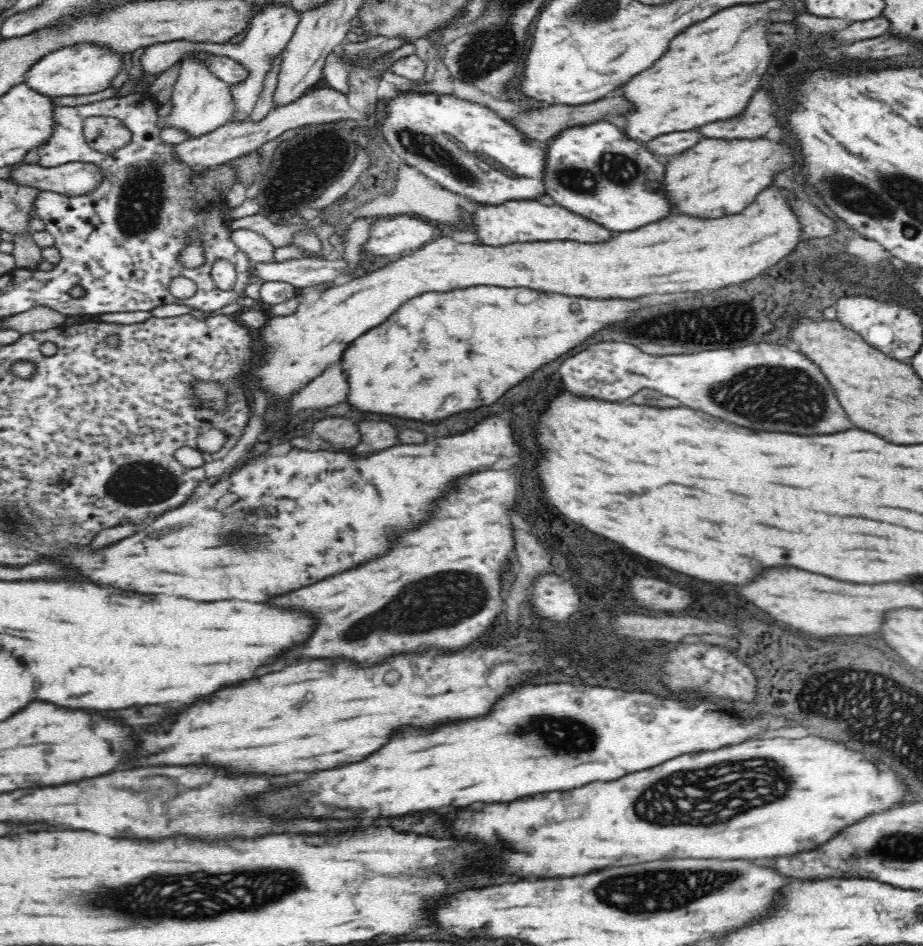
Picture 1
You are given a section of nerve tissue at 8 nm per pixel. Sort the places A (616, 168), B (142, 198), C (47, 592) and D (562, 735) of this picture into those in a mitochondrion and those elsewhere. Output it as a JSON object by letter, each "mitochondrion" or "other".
{"A":"mitochondrion","B":"mitochondrion","C":"other","D":"mitochondrion"}

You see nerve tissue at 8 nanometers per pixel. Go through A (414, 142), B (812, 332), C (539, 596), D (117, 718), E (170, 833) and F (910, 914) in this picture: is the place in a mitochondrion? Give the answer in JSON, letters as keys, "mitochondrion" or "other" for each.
{"A":"mitochondrion","B":"other","C":"other","D":"other","E":"other","F":"other"}

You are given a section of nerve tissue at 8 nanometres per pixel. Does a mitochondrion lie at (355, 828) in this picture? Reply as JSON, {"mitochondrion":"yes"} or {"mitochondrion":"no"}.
{"mitochondrion":"no"}

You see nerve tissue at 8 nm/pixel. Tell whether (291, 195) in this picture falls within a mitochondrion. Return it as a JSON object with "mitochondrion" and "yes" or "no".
{"mitochondrion":"yes"}

